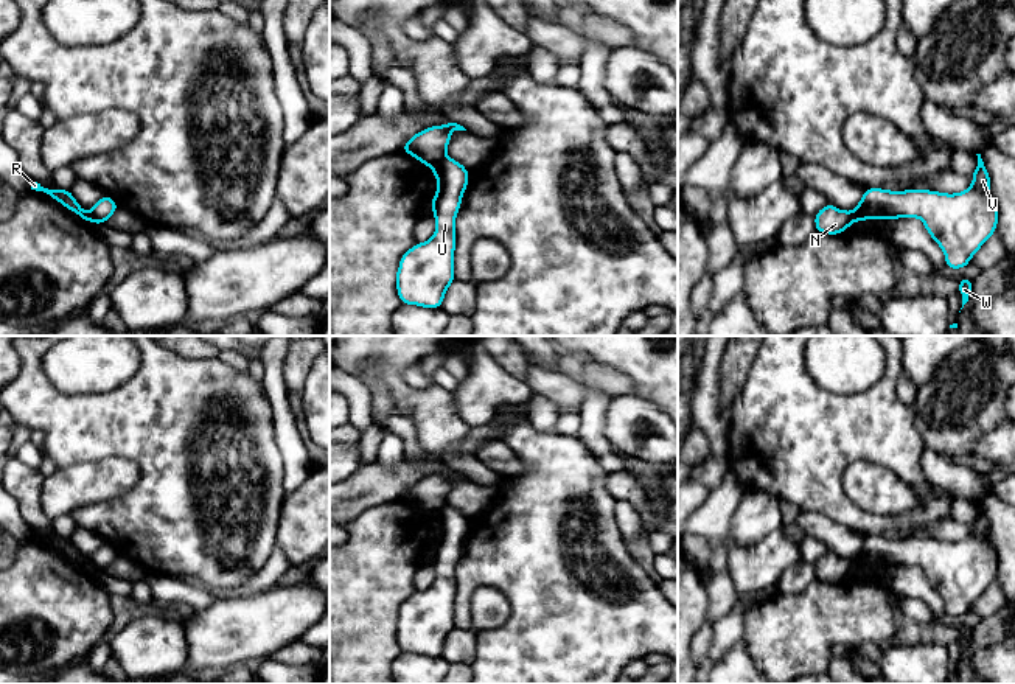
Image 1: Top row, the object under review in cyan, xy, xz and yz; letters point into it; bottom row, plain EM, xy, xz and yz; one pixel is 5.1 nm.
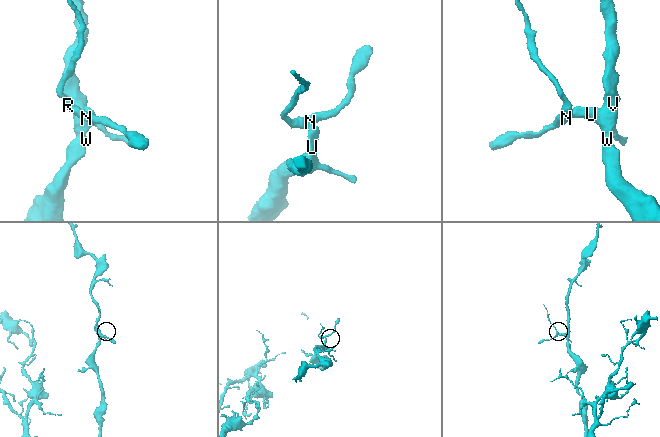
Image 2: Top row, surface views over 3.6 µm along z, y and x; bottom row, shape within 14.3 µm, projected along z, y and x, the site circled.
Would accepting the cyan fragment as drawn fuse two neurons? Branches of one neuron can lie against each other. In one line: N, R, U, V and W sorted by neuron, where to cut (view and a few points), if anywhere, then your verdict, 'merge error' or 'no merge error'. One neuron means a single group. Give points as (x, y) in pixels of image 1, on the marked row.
N R / U V W | xz (445, 156), (432, 168) | merge error

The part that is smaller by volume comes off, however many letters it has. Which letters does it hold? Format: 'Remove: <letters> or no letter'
Remove: N, R

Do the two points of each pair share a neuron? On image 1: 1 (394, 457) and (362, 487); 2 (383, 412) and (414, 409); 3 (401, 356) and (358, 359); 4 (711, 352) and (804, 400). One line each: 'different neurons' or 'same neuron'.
1: different neurons
2: different neurons
3: same neuron
4: different neurons

